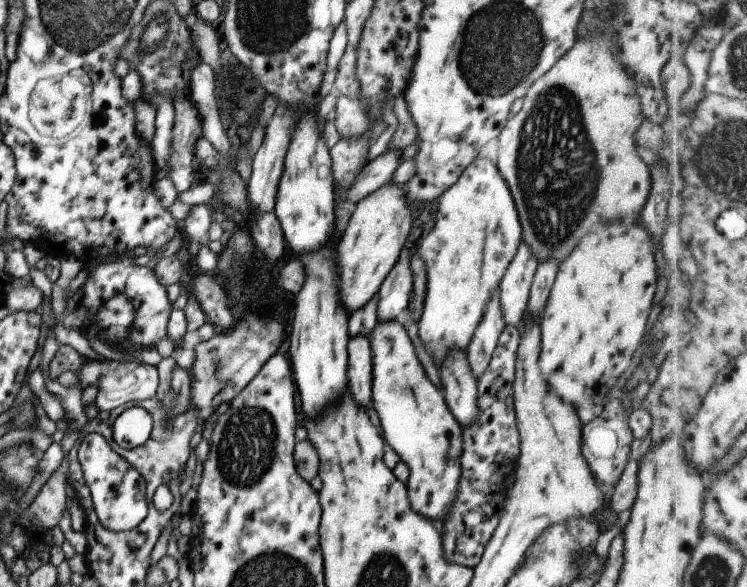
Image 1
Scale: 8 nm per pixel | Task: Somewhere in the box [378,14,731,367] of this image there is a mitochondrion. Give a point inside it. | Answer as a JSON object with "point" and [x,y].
{"point":[554,139]}

